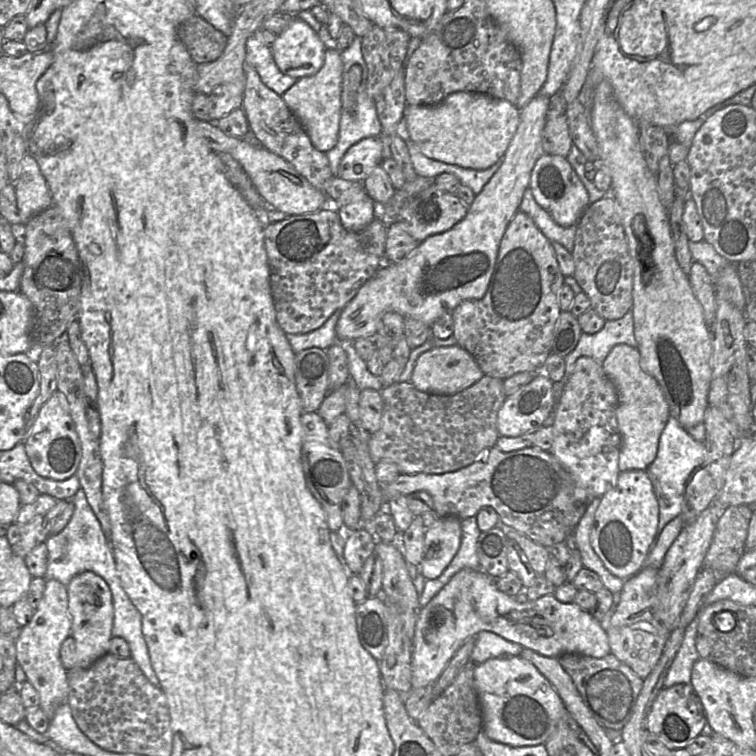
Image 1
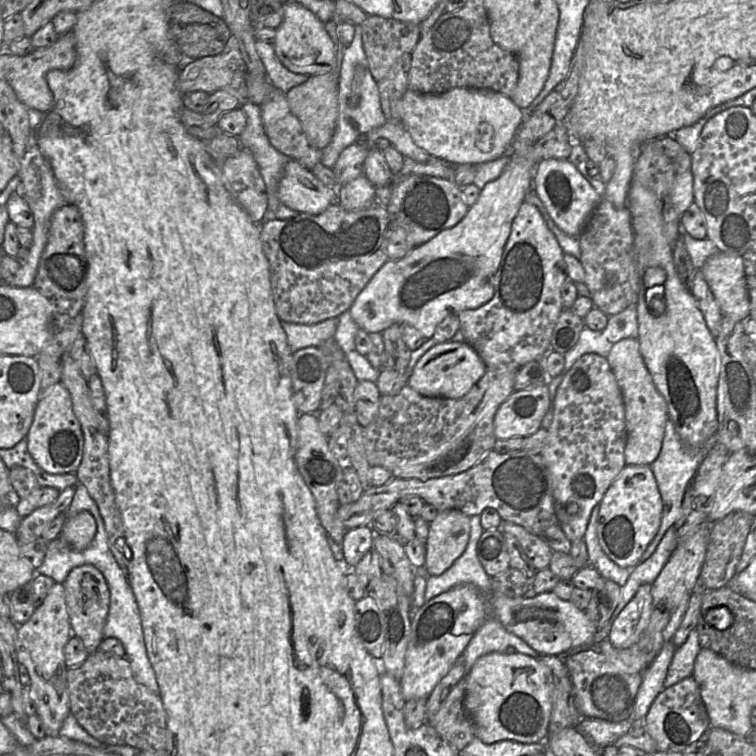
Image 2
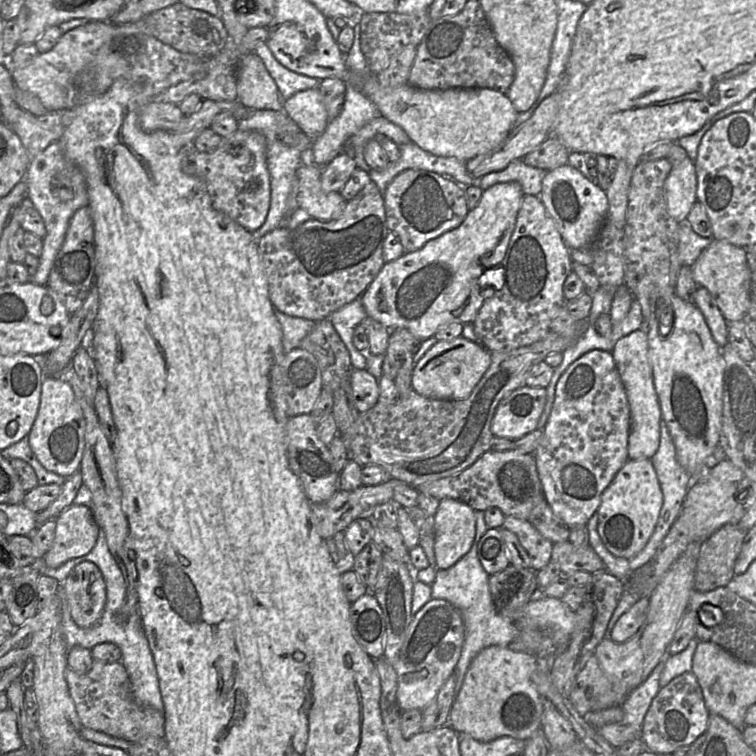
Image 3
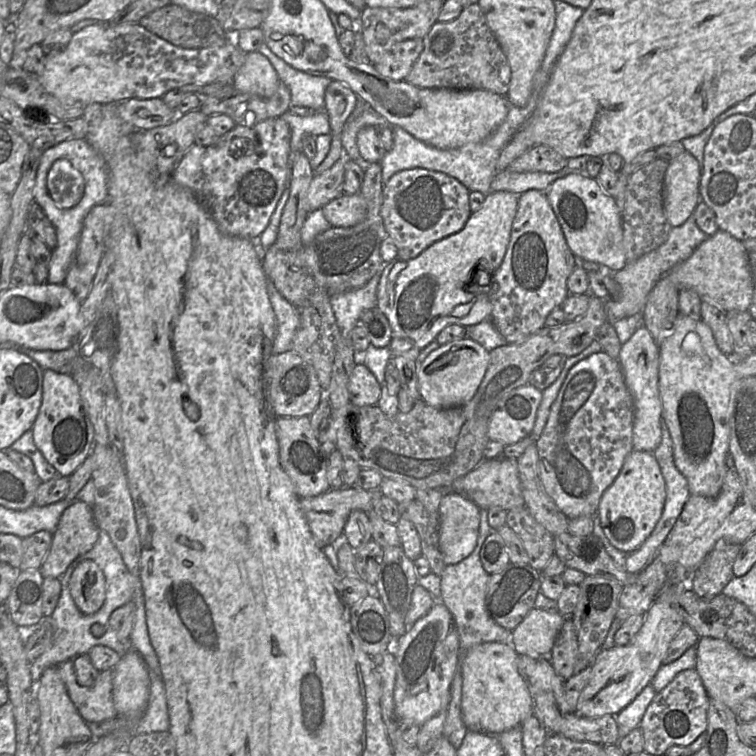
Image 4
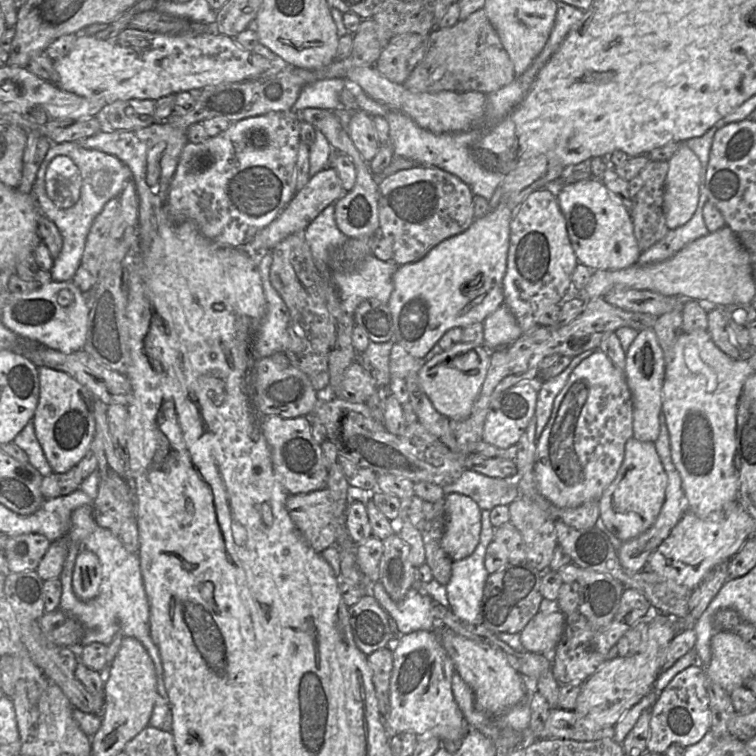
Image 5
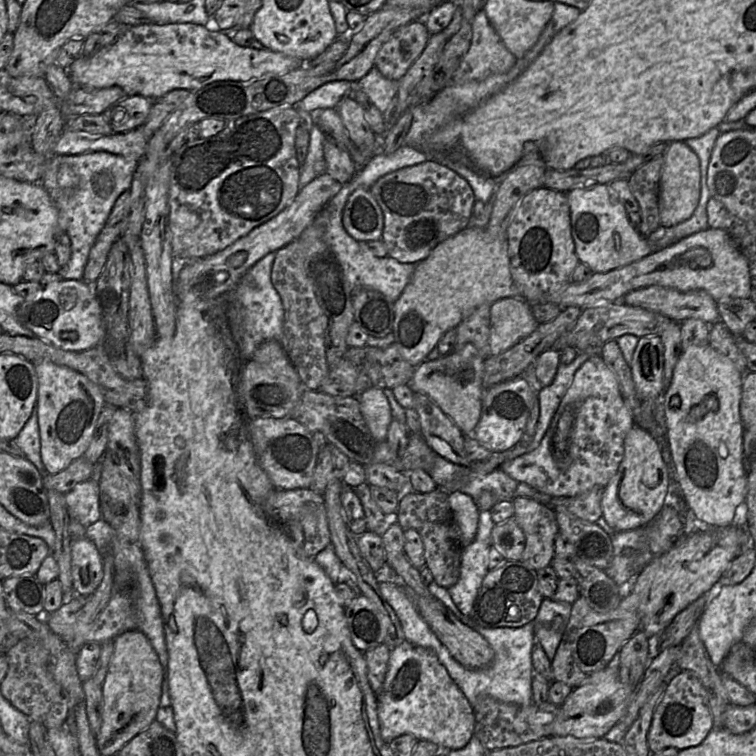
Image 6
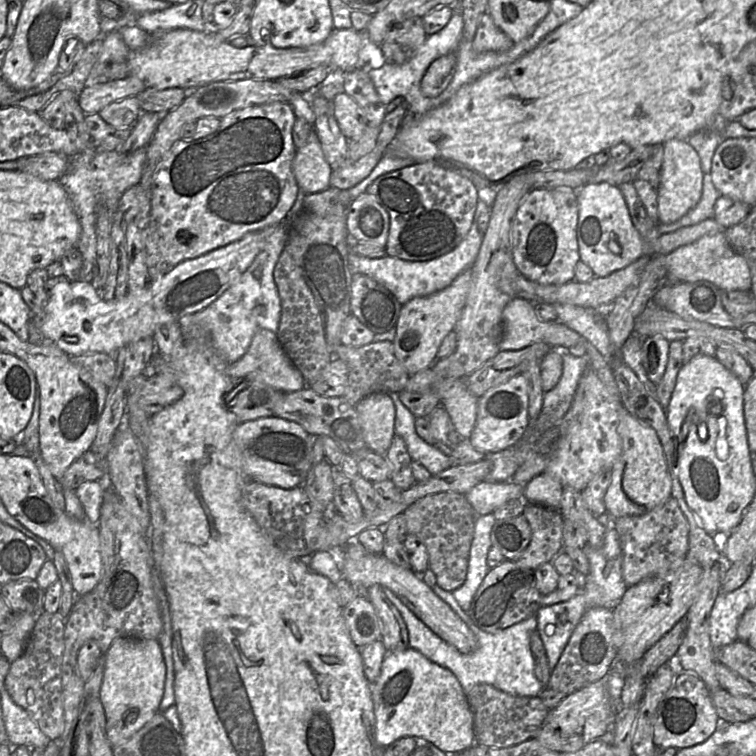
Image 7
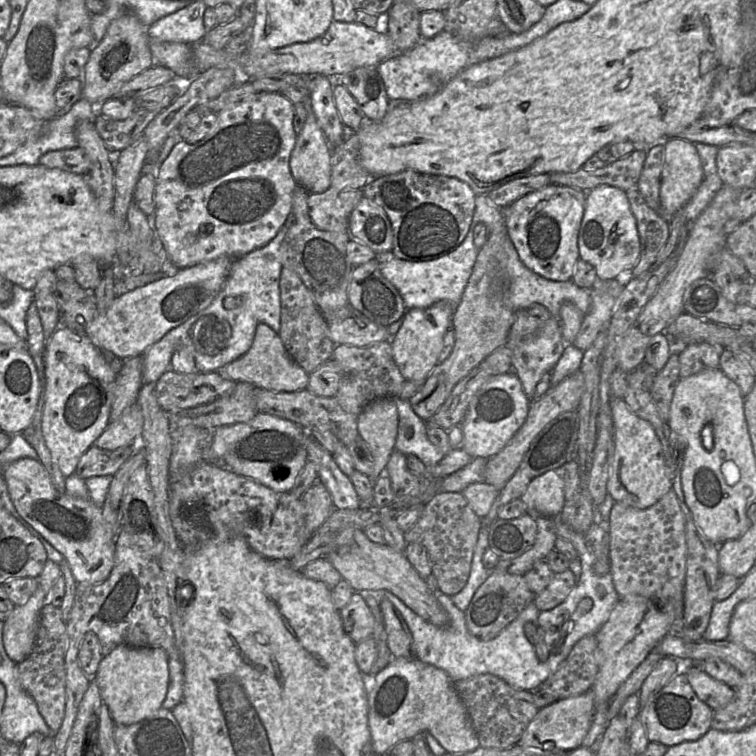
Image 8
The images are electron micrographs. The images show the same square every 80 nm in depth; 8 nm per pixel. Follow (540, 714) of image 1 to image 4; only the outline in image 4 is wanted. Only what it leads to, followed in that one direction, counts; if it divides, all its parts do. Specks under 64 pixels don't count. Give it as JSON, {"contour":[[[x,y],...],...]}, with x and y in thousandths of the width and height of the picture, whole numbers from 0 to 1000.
{"contour":[[[672,849],[635,851],[614,864],[610,860],[610,947],[619,967],[660,971],[689,960],[706,944],[708,918],[687,890],[685,872]]]}

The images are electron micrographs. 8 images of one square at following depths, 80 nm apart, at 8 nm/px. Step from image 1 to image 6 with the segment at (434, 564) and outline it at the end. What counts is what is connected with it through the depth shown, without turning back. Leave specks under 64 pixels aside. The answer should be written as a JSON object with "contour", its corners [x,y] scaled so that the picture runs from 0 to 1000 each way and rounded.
{"contour":[[[608,649],[594,652],[593,663],[602,697],[603,717],[608,725],[614,725],[630,709],[635,675],[622,655]]]}

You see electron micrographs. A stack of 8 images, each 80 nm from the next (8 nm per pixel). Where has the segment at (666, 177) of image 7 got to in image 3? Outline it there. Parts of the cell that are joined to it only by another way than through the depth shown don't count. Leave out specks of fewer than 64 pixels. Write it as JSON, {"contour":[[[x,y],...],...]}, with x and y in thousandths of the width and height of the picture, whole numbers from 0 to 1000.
{"contour":[[[913,208],[889,221],[880,239],[880,261],[884,280],[897,295],[909,290],[922,267],[922,230]]]}

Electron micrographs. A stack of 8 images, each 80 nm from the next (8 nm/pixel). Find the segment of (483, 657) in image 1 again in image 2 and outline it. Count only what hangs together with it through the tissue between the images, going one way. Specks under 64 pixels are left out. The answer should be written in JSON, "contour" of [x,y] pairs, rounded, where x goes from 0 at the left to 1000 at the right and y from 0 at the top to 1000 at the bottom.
{"contour":[[[648,813],[626,839],[612,862],[615,894],[634,869],[651,862],[713,868],[692,845],[671,835],[656,816]]]}

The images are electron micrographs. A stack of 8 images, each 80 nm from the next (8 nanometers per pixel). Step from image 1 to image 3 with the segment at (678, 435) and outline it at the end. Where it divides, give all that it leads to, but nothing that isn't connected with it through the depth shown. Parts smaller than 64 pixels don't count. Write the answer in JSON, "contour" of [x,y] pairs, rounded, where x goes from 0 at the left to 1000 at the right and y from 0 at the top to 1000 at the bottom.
{"contour":[[[874,554],[873,566],[874,566],[873,590],[870,597],[862,604],[861,608],[869,626],[869,631],[877,652],[877,660],[878,660],[877,671],[873,677],[873,683],[868,698],[865,701],[865,705],[857,714],[856,720],[843,734],[840,734],[832,741],[832,749],[835,757],[839,757],[844,751],[856,746],[866,735],[870,725],[873,724],[880,710],[885,705],[894,687],[898,684],[905,661],[910,651],[922,639],[921,634],[917,634],[914,627],[906,619],[903,619],[897,611],[893,587],[890,585],[882,561],[877,554]]]}

